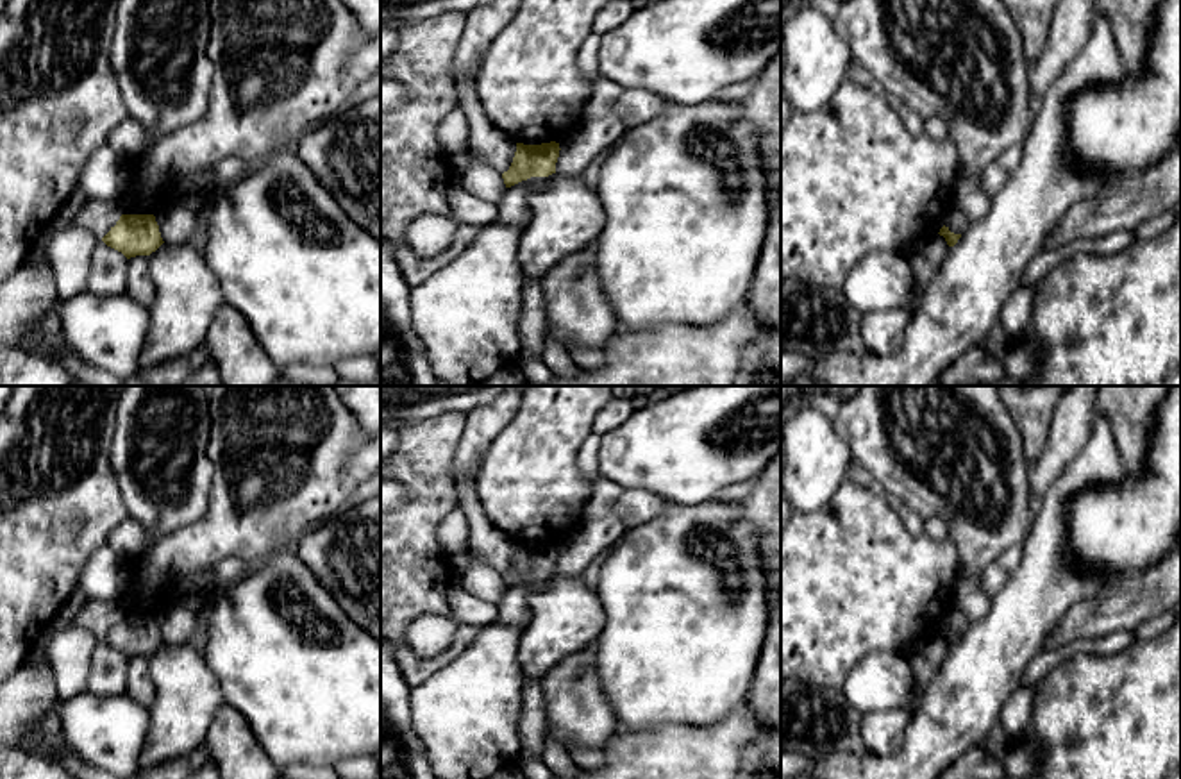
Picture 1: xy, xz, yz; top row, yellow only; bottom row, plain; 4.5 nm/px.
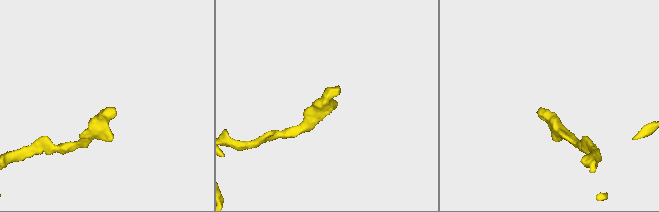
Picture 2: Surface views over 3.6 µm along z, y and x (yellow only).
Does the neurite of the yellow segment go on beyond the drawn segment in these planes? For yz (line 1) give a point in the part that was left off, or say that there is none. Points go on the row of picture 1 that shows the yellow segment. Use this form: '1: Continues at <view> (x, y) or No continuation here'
1: No continuation here

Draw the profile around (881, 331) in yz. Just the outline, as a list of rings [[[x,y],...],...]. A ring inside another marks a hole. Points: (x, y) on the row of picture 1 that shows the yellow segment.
[[[906,307],[879,309],[863,314],[861,341],[867,352],[877,357],[888,357],[902,347],[902,338],[908,323],[915,316]]]

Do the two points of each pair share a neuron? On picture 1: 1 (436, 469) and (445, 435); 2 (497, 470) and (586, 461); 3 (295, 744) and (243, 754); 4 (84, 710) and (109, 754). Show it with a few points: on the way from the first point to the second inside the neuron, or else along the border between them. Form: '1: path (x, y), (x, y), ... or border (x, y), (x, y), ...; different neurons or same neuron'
1: path (436, 460), (436, 443); same neuron
2: border (594, 433), (577, 454), (577, 469), (590, 495); different neurons
3: border (242, 715), (272, 760); different neurons
4: path (90, 720), (109, 744); same neuron

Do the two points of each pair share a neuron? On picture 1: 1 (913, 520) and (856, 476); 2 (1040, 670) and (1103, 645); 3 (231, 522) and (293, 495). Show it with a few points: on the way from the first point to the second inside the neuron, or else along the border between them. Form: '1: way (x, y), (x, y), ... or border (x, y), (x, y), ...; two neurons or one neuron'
1: way (899, 508), (871, 485); one neuron
2: way (1056, 656), (1087, 645); one neuron
3: way (247, 517), (268, 495), (277, 495); one neuron

